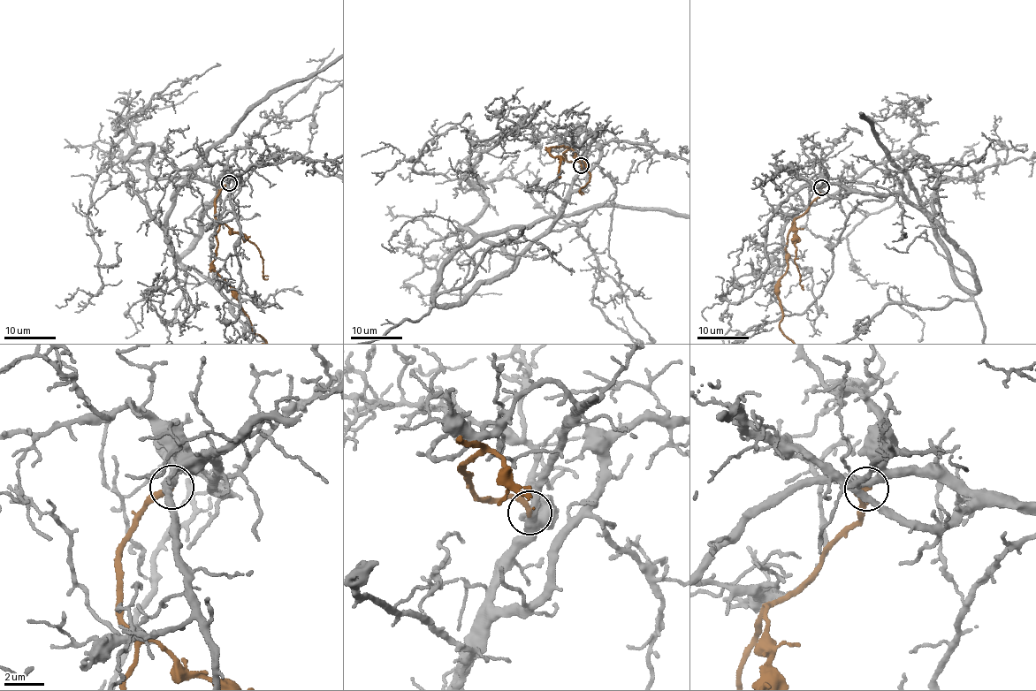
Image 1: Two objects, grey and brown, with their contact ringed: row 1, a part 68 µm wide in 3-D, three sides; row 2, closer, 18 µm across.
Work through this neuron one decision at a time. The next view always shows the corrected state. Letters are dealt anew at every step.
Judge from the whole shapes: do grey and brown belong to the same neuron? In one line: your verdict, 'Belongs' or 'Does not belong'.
Does not belong

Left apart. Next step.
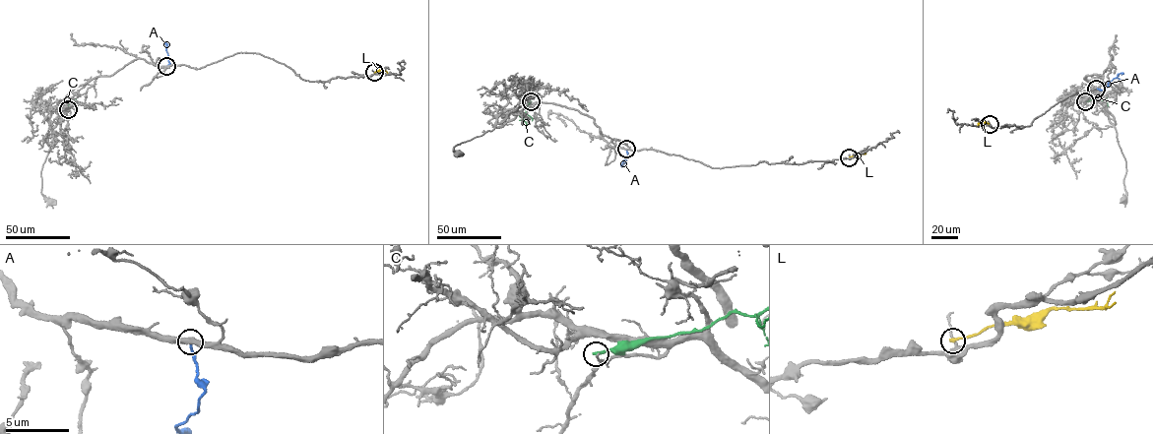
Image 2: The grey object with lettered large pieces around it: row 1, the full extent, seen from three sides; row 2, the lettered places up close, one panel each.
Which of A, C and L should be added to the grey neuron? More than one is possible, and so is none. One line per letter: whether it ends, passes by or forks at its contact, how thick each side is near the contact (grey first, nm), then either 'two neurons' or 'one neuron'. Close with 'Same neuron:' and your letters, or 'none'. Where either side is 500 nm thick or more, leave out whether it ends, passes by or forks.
A: it ends; calibres 420 and 180 nm; two neurons
C: it ends; calibres 140 and 220 nm; two neurons
L: it ends; calibres 240 and 200 nm; two neurons
Same neuron: none

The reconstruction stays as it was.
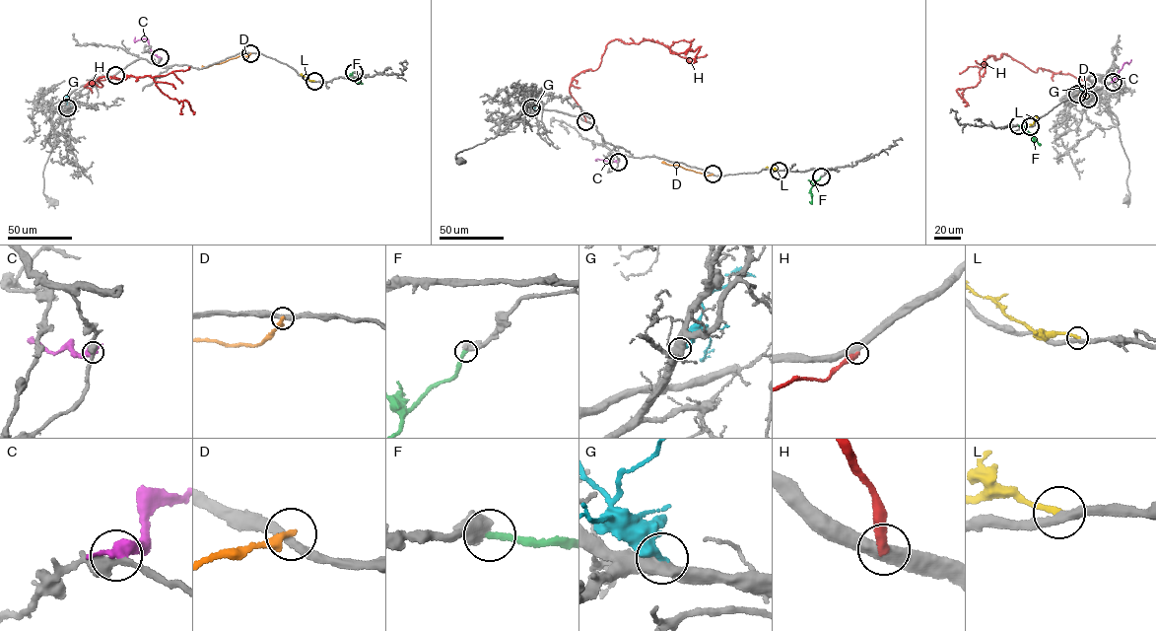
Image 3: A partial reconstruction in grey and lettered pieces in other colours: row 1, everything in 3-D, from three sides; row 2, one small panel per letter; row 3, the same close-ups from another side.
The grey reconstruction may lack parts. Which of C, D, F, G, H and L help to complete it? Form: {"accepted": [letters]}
{"accepted": ["F"]}

